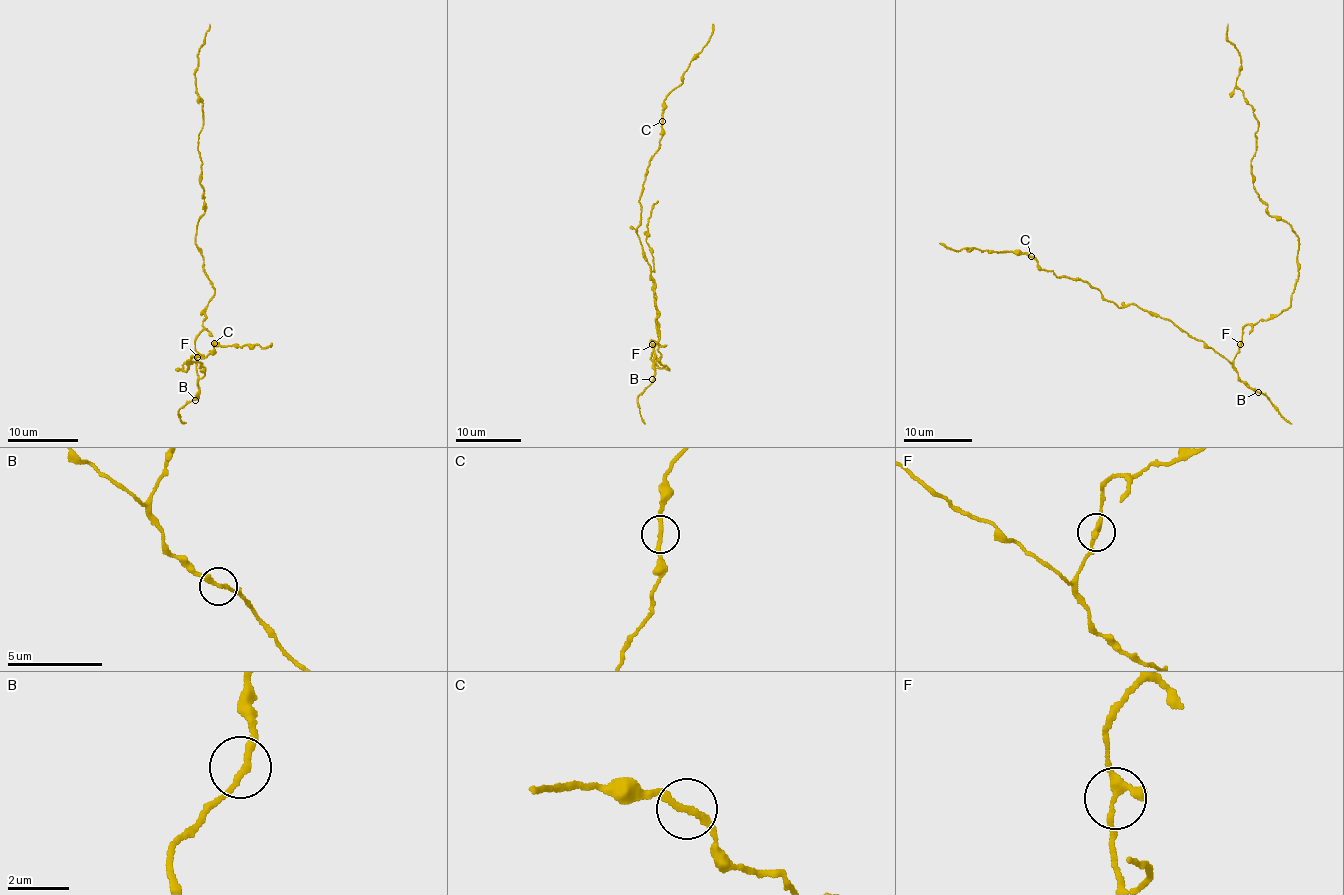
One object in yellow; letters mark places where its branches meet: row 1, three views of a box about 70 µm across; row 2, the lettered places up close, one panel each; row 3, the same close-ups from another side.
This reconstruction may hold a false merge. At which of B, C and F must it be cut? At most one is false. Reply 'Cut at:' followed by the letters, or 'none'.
Cut at: none

